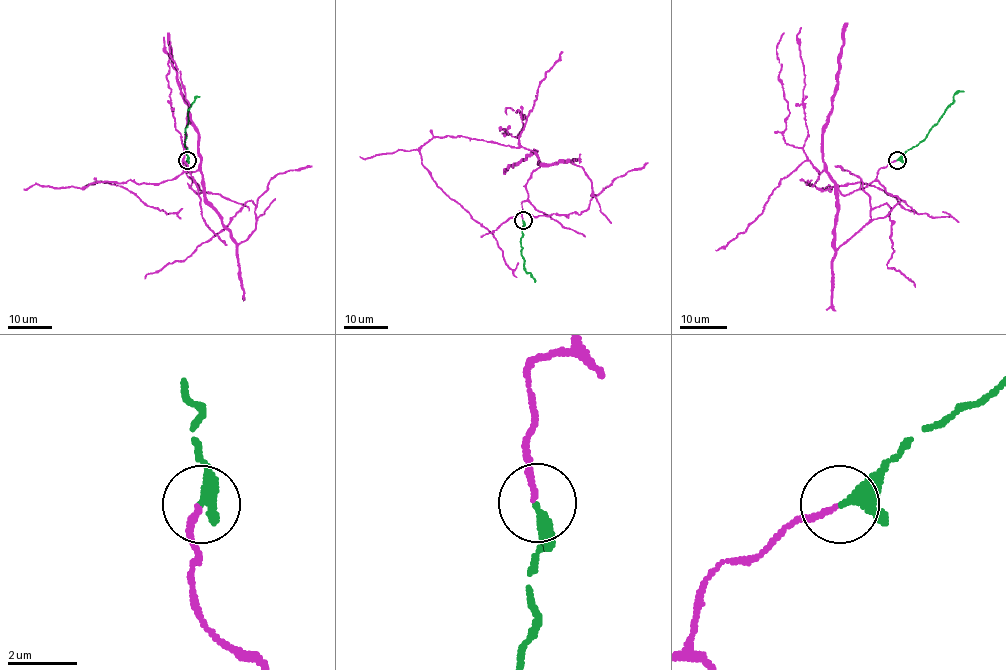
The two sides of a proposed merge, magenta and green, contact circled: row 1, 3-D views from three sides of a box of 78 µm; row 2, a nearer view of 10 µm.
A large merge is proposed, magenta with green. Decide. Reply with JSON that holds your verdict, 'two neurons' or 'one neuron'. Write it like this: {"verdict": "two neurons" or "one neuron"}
{"verdict": "one neuron"}

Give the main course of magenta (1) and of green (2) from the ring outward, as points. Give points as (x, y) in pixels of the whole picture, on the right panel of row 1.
1: (897, 160), (847, 194), (823, 171), (807, 181), (821, 190), (866, 183), (912, 211), (950, 216), (942, 211)
2: (897, 160), (922, 141), (955, 93), (963, 91)

